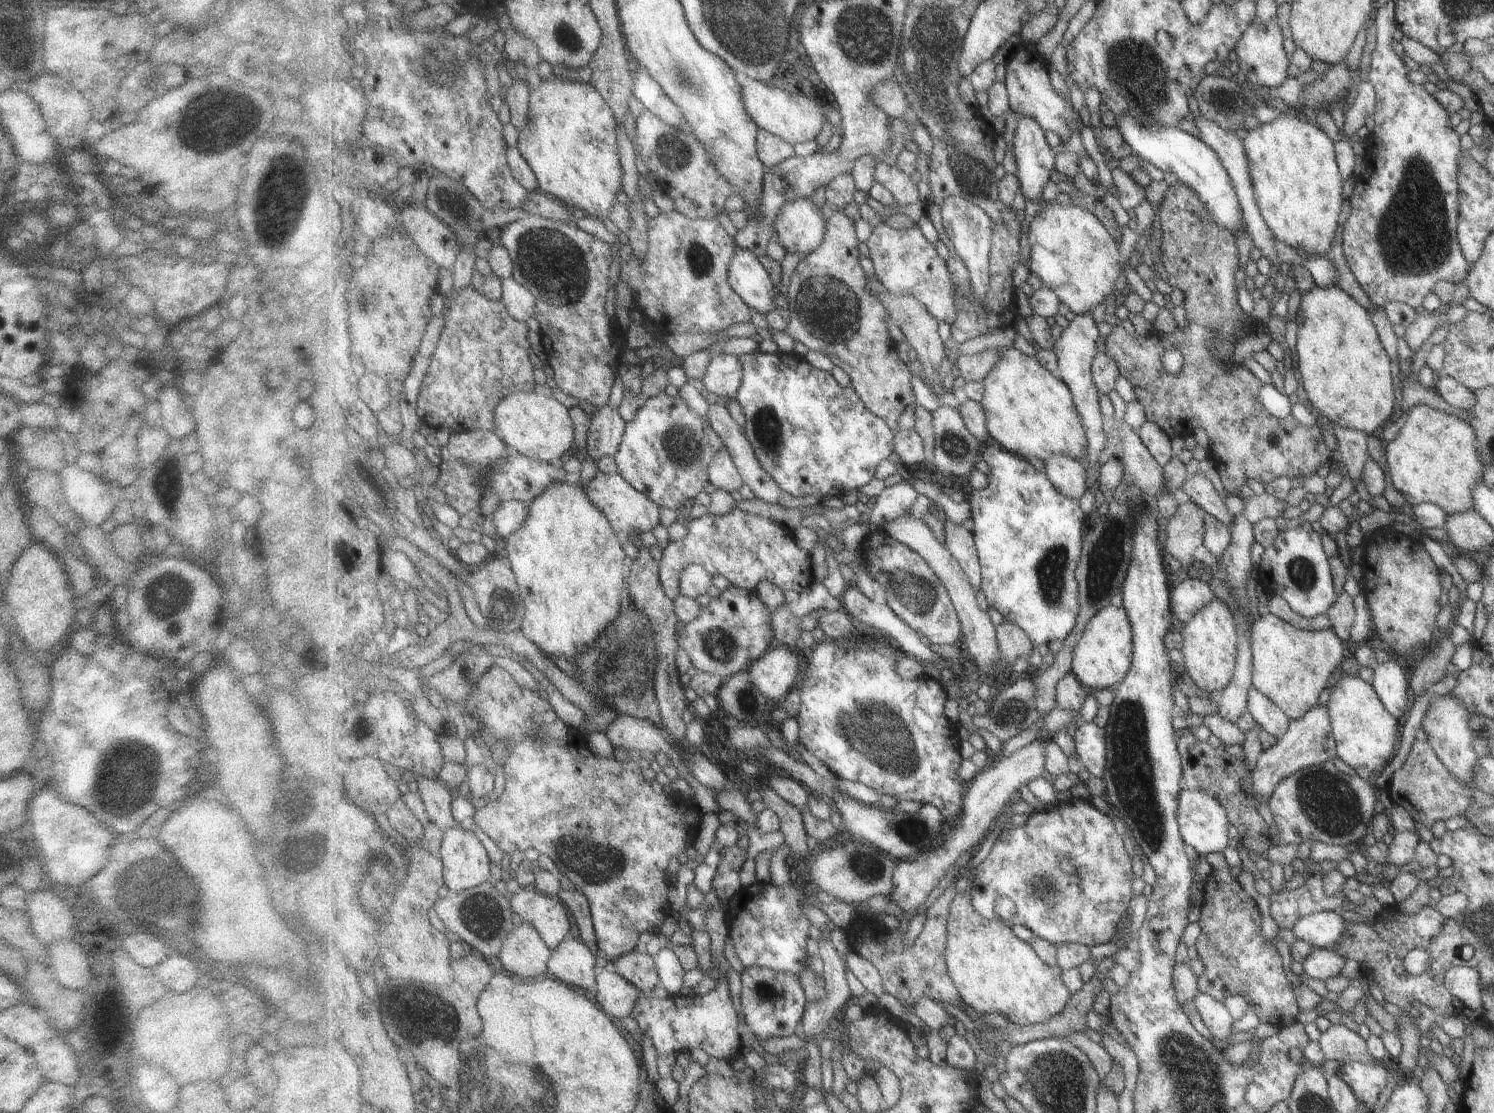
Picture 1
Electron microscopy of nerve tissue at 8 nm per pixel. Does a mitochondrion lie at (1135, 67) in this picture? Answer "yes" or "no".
yes

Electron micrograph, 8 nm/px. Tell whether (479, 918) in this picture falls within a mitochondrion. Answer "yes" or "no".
yes

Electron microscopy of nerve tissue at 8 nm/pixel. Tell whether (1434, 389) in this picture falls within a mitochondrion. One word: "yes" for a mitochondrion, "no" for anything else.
no

